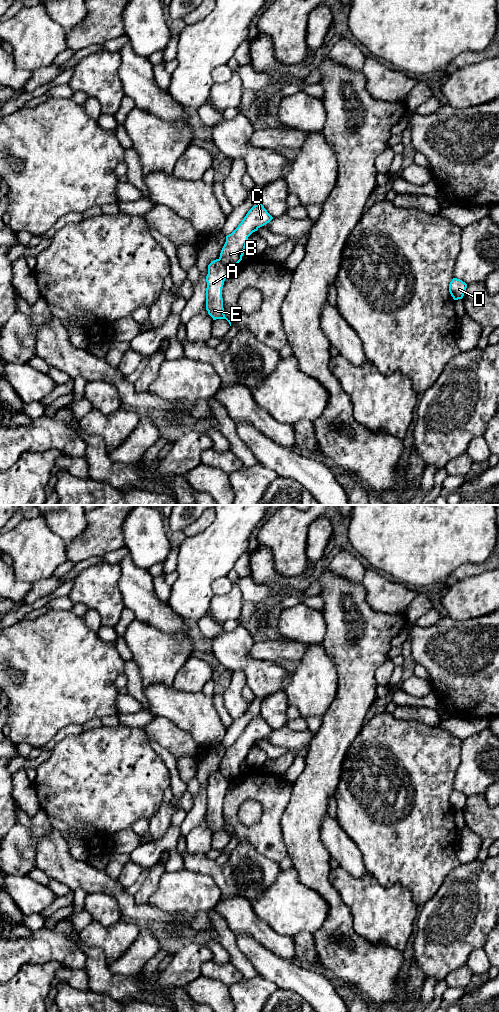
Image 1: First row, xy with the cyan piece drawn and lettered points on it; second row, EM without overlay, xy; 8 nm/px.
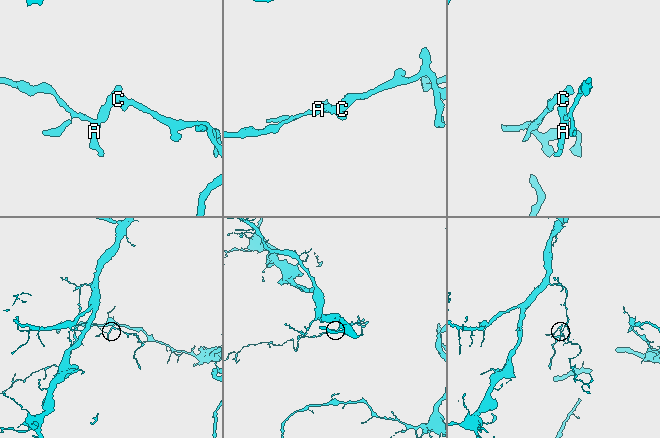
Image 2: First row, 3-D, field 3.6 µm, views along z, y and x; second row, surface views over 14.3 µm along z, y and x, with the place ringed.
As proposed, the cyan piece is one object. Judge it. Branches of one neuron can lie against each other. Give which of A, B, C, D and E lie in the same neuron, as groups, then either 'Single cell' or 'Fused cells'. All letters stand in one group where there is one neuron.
Groups: A E / B C D. Fused cells

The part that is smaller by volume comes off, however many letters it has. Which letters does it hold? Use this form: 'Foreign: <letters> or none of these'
Foreign: B, C, D

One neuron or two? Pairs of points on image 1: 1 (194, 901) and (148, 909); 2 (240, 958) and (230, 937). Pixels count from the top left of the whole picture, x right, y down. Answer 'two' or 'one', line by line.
1: two
2: one

